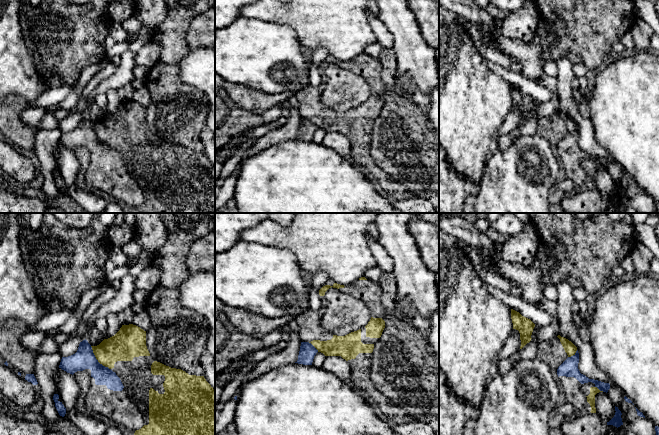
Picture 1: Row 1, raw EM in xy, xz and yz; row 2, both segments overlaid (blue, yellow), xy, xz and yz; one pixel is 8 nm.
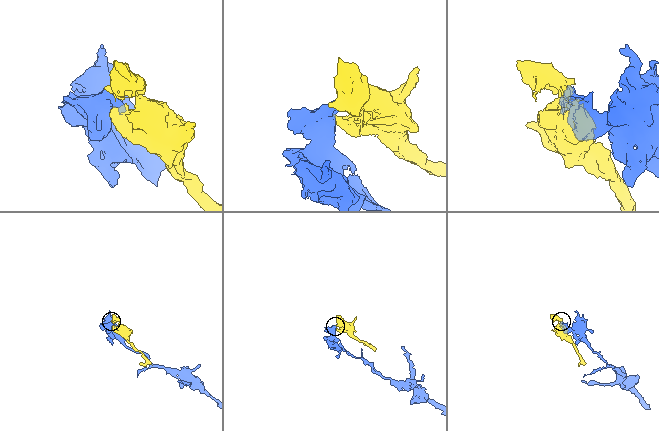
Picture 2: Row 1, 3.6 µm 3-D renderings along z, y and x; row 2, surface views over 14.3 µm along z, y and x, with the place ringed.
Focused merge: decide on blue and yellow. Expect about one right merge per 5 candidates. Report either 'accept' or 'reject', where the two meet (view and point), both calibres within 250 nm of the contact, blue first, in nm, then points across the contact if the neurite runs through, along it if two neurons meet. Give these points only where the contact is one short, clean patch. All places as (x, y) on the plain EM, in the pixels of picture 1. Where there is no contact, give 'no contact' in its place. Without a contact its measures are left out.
reject | xy (97, 136) | 170/240 nm

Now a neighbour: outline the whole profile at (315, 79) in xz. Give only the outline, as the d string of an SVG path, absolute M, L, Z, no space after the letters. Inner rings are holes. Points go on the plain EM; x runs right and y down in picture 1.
M310 64L309 76L310 76L309 82L310 82L311 87L317 88L322 82L319 66L315 64Z

